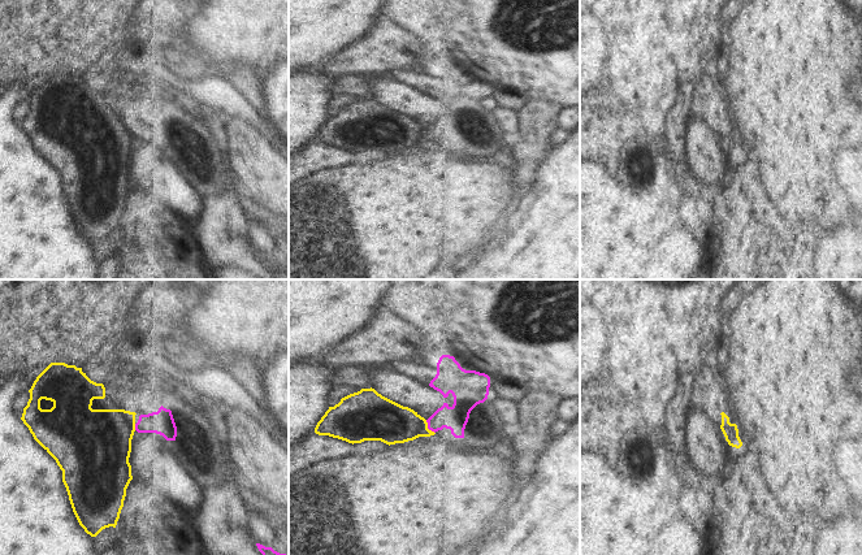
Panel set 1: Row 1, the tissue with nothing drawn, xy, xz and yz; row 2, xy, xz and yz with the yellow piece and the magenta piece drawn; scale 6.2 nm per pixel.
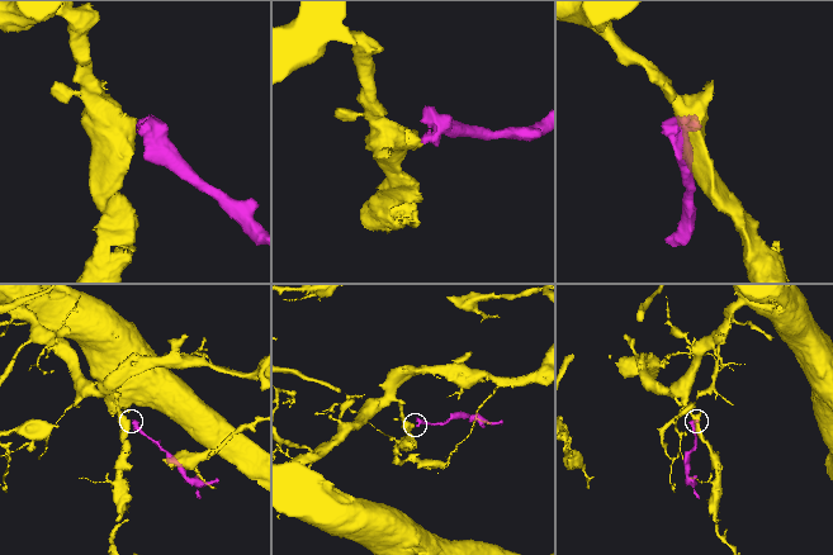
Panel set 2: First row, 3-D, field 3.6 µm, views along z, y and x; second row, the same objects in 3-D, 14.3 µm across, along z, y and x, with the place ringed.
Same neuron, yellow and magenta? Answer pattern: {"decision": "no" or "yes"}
{"decision": "no"}

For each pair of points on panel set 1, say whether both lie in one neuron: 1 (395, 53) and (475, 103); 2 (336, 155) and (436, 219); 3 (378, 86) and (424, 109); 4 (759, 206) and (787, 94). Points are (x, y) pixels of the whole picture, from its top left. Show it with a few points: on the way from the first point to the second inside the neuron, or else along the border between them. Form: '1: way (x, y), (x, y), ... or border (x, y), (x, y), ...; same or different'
1: border (427, 60), (415, 66), (390, 68), (386, 70); different
2: border (349, 163), (342, 167), (320, 168), (317, 170); different
3: way (390, 92), (412, 103); same
4: border (752, 160), (778, 213); different

